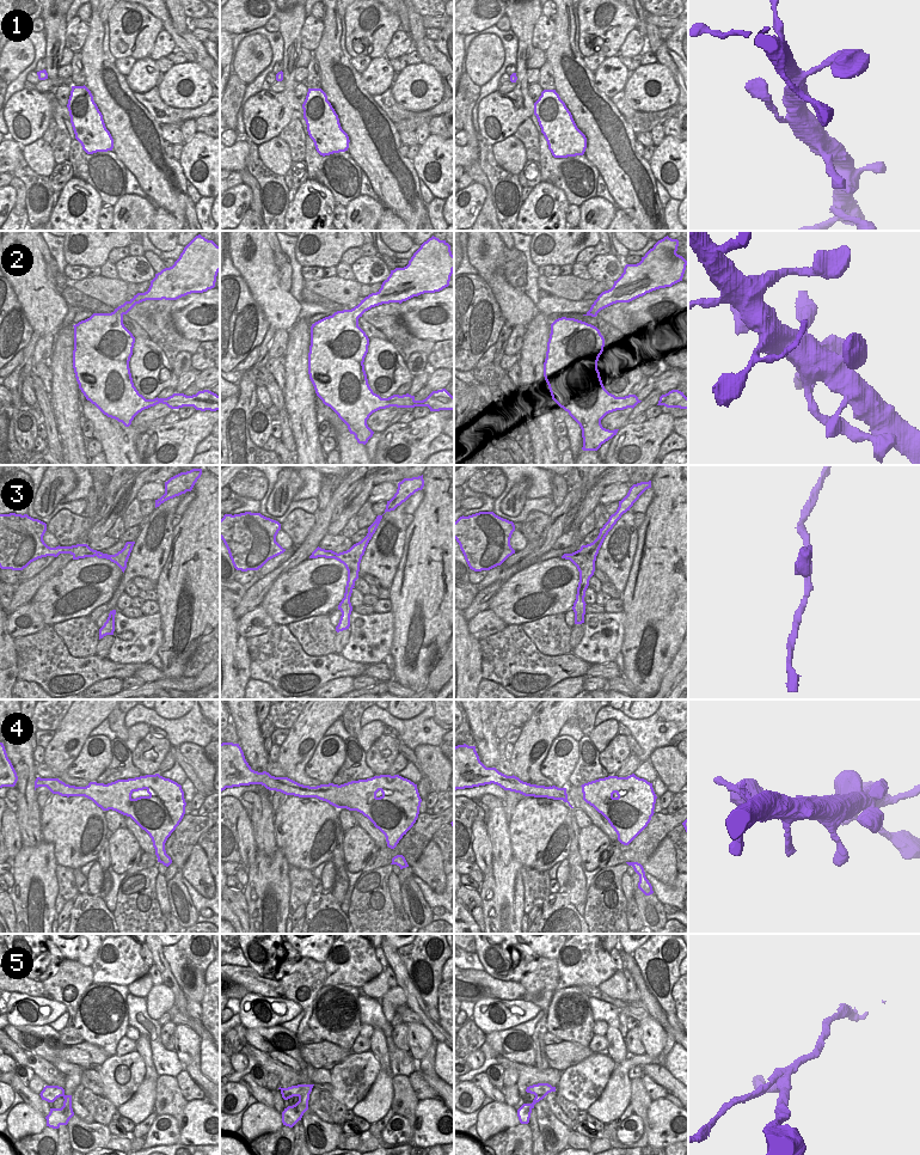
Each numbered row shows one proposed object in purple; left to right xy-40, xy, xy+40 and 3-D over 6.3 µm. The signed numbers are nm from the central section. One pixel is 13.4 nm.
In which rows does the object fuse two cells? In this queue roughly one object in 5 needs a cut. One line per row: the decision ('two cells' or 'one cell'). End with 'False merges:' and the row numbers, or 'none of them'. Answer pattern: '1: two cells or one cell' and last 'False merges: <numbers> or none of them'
1: one cell
2: one cell
3: one cell
4: one cell
5: two cells
False merges: 5

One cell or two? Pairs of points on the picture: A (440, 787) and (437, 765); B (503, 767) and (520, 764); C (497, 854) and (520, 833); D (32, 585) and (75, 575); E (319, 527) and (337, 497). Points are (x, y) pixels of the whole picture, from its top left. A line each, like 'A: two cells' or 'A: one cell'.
A: one cell
B: two cells
C: two cells
D: two cells
E: one cell

